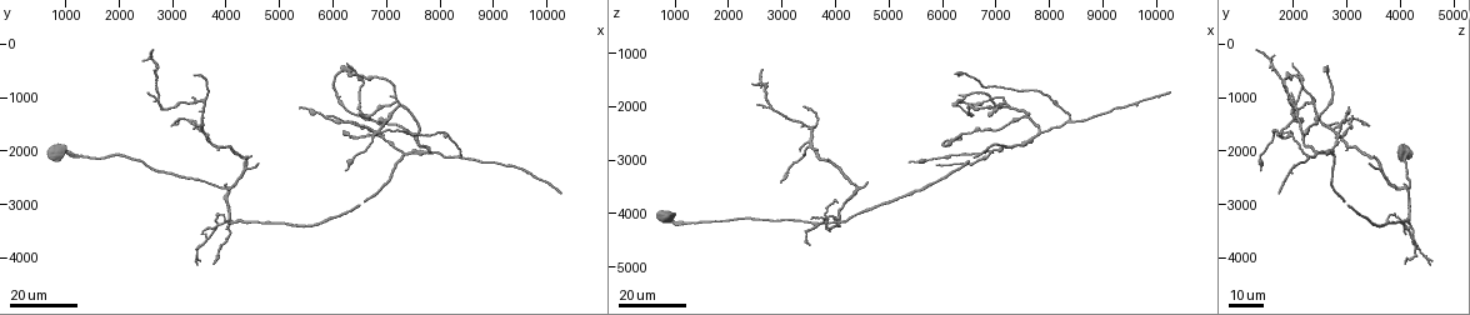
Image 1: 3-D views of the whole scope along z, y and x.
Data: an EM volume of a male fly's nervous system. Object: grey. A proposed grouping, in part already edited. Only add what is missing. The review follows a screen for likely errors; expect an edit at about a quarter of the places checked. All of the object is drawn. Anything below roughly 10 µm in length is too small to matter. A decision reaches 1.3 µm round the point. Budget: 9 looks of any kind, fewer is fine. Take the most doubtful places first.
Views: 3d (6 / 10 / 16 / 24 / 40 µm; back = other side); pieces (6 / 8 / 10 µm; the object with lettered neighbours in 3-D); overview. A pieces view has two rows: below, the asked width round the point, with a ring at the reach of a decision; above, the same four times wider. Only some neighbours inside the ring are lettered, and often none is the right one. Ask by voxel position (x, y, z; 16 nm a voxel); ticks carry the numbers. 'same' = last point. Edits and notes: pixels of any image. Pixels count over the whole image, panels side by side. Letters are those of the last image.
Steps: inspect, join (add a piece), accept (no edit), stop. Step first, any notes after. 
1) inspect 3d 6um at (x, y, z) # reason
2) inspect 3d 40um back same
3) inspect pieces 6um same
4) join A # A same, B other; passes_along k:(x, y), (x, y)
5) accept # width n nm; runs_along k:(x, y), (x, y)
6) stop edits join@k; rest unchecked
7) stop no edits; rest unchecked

inspect 3d 24um at (10250, 2800, 1700) # long arm stops here

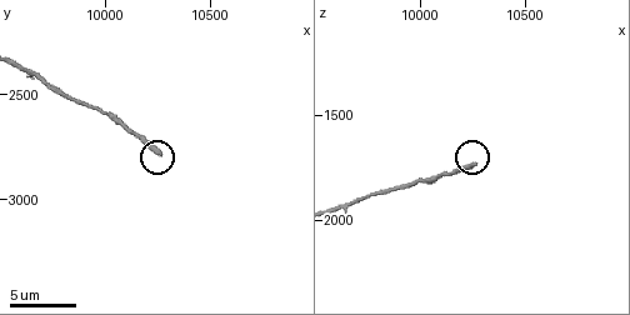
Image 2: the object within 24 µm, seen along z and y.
inspect pieces 8um at (10270, 2770, 1730)

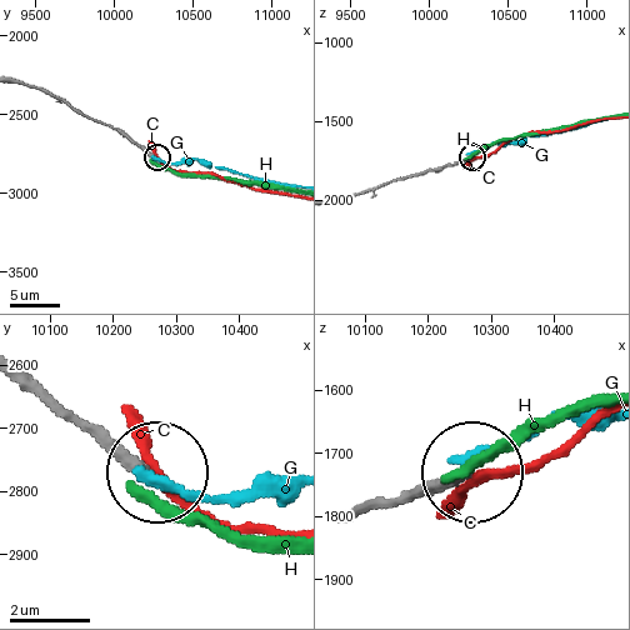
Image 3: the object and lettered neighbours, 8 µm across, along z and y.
accept # C other, G other, H other; runs_along 3:(29, 373), (156, 470); no lettered piece goes on from it

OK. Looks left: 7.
inspect 3d 24um at (5850, 1350, 3100) # tapers out

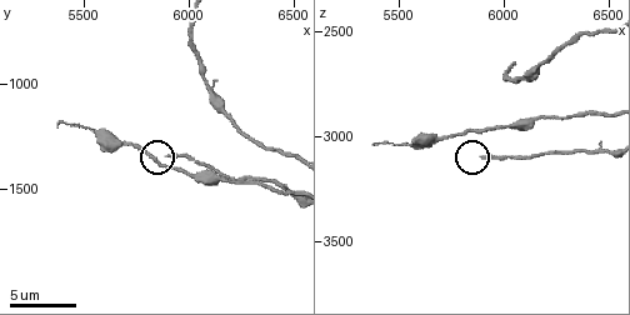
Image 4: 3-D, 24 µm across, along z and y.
inspect pieces 8um at (5890, 1350, 3100)

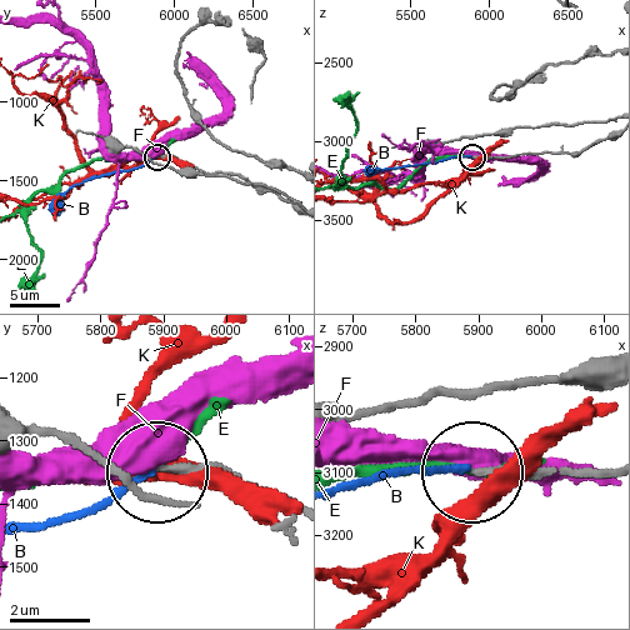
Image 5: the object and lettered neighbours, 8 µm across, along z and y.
join B # B same, E other, F other, K other; the cell continues

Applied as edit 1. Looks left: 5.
inspect overview # see it whole again

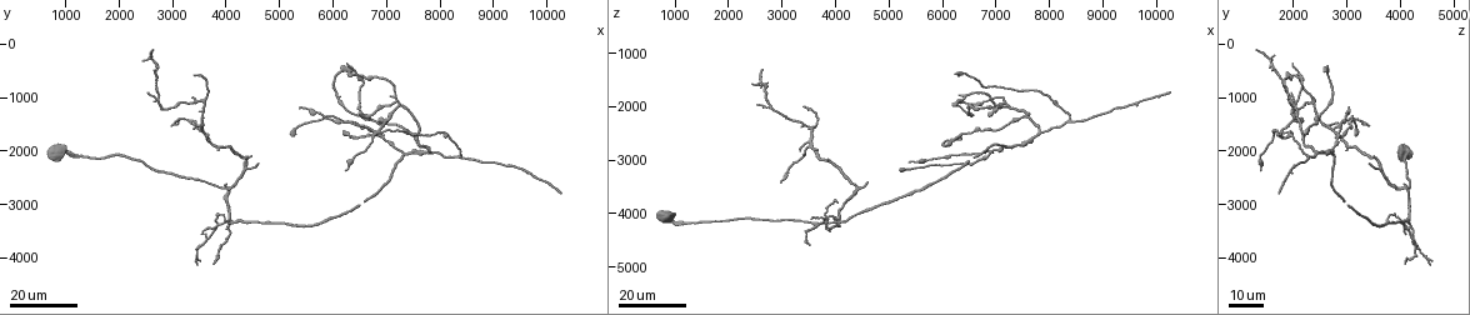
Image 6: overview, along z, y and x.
inspect 3d 24um at (4600, 2300, 3450) # free end

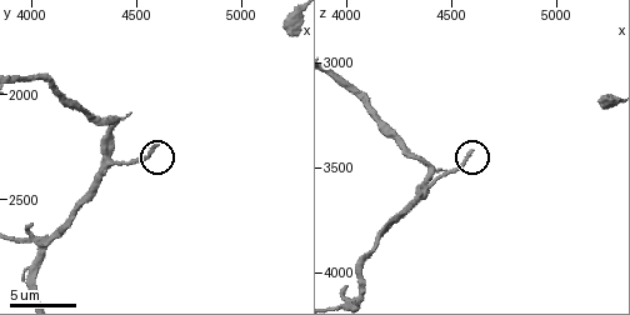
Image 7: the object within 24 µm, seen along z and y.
inspect pieces 6um at (4610, 2250, 3410)

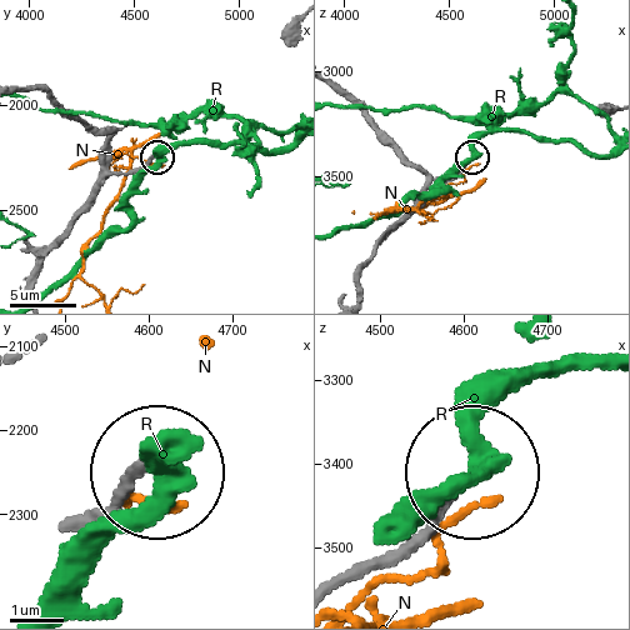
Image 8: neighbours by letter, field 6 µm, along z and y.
accept # N other, R other; none of them fits

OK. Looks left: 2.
inspect 3d 24um at (6350, 1750, 1800)

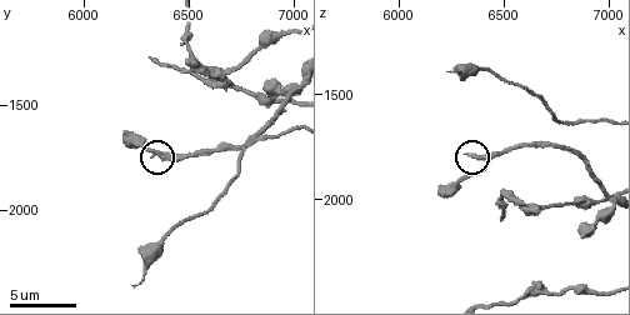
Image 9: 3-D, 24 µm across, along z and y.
inspect pieces 6um at (6330, 1710, 1770)

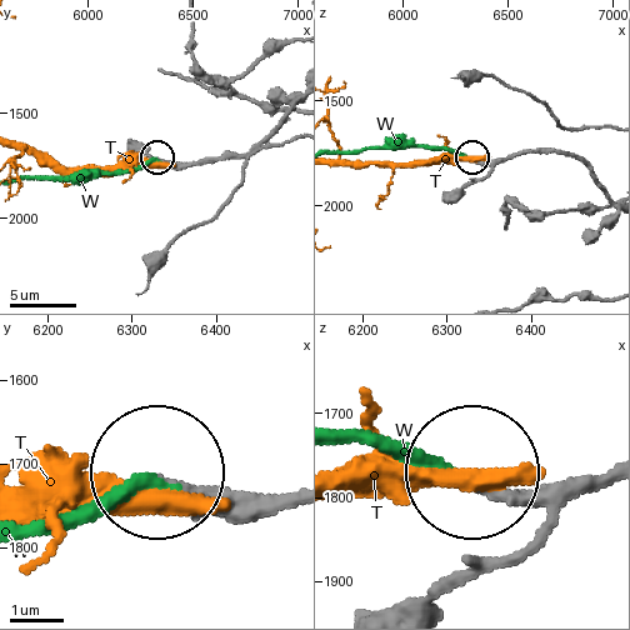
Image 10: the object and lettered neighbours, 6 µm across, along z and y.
join W # T other, W same; passes_along 10:(285, 490), (150, 478), (29, 518); the cell continues

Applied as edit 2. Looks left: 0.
stop edits join@5, join@10; rest unchecked

